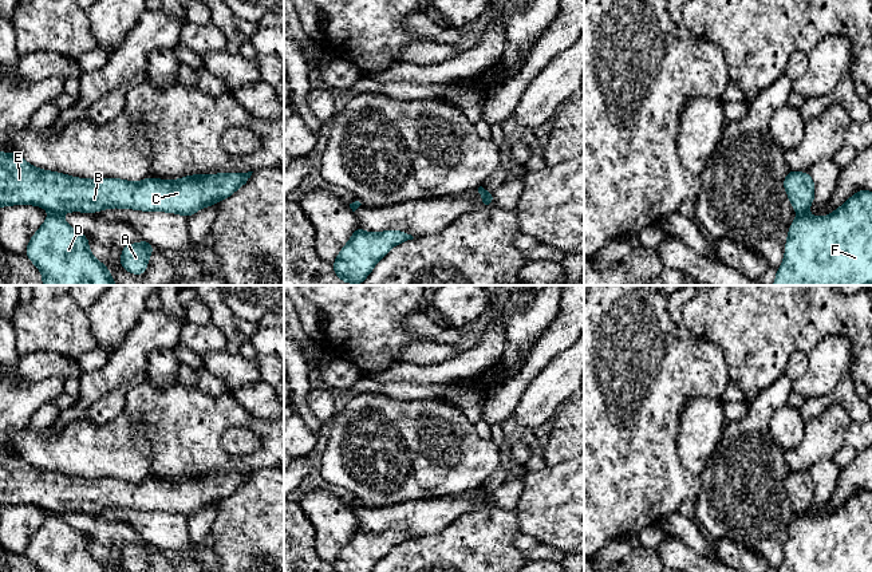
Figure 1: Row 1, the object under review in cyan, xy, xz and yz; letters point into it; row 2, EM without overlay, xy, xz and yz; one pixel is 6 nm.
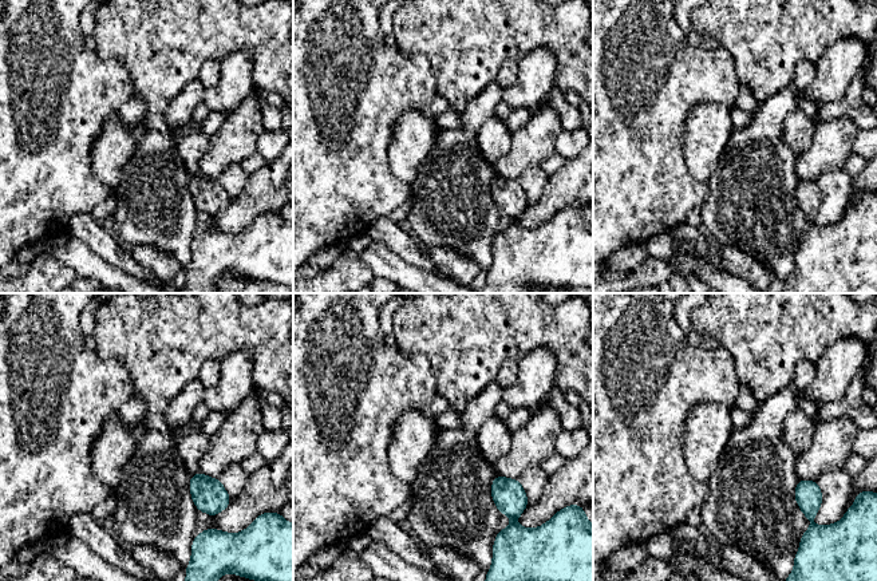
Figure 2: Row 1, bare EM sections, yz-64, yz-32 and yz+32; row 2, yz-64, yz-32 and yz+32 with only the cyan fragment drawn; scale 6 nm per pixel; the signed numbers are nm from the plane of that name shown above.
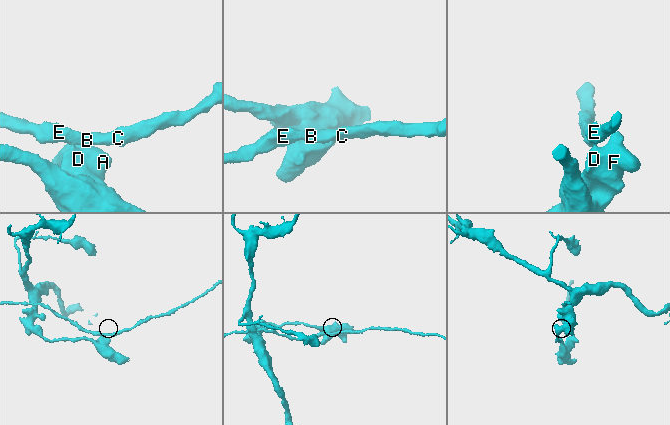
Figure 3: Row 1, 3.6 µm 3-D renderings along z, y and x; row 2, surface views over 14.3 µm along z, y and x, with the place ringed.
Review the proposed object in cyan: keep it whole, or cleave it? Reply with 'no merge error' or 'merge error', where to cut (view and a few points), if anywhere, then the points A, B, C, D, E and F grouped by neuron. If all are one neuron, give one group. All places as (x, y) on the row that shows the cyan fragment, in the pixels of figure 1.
merge error | yz (807, 212), (800, 215) | A D F / B C E

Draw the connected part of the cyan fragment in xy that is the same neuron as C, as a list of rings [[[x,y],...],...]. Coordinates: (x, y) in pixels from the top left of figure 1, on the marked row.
[[[0,151],[0,208],[8,205],[38,205],[51,213],[94,213],[108,208],[138,209],[145,212],[170,212],[190,217],[201,208],[216,205],[245,185],[253,171],[185,175],[166,181],[149,177],[139,182],[119,178],[84,180],[33,167],[15,151]]]

